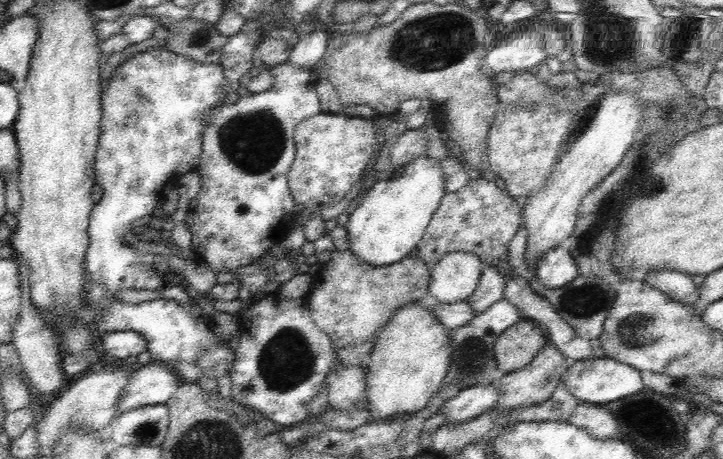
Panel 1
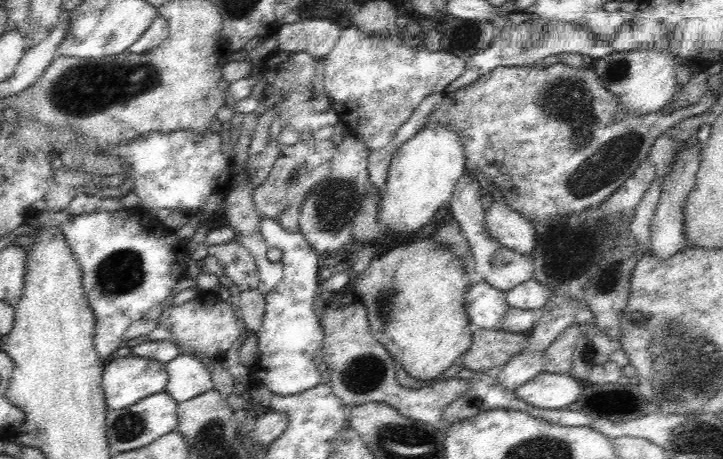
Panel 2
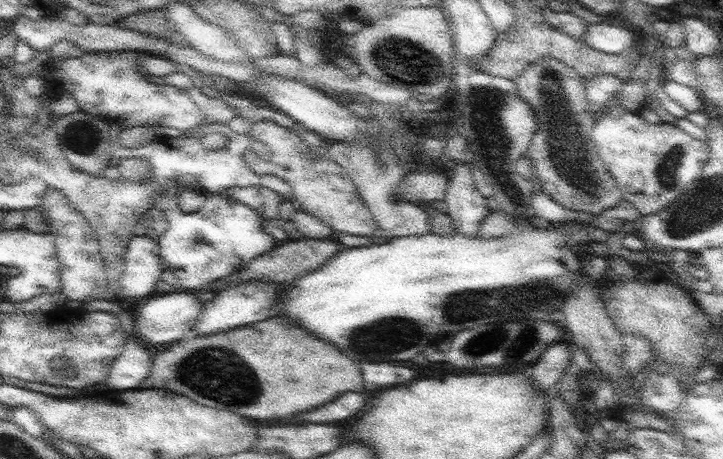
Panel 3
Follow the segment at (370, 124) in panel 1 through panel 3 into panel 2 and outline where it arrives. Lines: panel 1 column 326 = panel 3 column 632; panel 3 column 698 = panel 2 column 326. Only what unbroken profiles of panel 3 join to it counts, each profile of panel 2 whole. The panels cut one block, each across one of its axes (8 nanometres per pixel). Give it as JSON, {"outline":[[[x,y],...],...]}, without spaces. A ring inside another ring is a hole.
{"outline":[[[306,136],[300,138],[294,145],[282,145],[280,157],[269,172],[267,180],[254,189],[254,204],[258,208],[258,215],[261,218],[268,217],[278,222],[284,210],[290,207],[299,208],[308,198],[308,194],[329,178],[332,160],[338,152],[336,148],[338,146],[331,141],[331,137],[326,140],[316,140],[311,136]]]}

